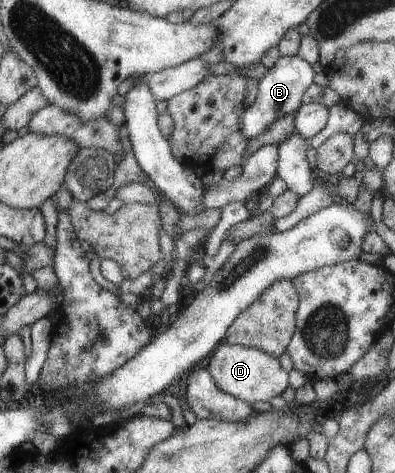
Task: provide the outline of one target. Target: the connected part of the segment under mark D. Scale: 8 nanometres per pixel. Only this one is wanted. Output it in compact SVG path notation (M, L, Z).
M221 341L210 356L206 368L217 388L249 404L258 401L267 402L269 398L281 394L287 388L287 372L279 366L277 358L256 348L230 345Z

